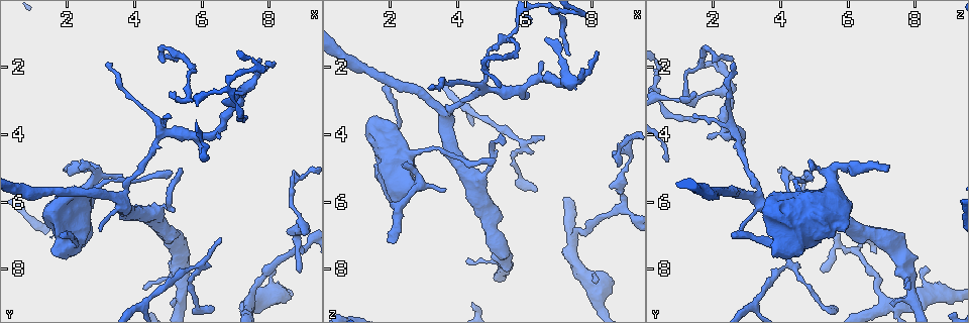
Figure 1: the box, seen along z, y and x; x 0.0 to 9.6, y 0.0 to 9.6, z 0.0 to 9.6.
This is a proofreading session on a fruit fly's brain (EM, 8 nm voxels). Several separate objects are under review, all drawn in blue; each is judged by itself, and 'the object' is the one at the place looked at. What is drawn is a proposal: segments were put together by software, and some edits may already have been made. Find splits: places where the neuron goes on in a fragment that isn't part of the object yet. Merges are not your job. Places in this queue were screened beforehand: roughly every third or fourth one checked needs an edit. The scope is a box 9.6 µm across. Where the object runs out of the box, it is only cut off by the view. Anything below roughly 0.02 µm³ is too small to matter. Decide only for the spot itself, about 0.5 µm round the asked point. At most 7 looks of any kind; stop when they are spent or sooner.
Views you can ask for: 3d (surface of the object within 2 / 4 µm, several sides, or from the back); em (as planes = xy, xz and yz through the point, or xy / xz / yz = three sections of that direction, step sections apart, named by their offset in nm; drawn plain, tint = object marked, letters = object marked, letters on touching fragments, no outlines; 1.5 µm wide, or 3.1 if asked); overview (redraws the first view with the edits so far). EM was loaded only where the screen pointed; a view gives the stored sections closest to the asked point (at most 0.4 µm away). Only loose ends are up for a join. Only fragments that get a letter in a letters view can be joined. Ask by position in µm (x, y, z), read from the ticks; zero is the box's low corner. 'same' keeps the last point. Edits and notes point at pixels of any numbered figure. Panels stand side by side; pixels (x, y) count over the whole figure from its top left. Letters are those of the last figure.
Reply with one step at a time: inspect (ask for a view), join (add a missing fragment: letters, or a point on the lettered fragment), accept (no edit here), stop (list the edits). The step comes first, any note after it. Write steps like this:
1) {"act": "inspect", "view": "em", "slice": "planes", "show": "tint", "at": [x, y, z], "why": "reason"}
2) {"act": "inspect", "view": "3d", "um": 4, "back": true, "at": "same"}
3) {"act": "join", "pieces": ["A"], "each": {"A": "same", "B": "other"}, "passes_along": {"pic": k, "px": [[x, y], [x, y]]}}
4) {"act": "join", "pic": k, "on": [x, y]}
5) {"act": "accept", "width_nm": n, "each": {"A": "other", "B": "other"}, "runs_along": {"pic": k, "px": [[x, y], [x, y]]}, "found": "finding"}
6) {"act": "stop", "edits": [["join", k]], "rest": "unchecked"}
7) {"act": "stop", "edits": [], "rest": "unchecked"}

{"act": "inspect", "view": "3d", "um": 4, "at": [1.95, 5.10, 7.20], "why": "an open end"}

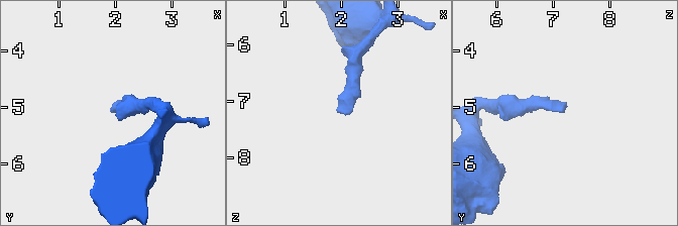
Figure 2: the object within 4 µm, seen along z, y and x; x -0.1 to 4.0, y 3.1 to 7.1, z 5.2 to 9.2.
{"act": "inspect", "view": "em", "slice": "yz", "step": 8, "show": "letters", "at": [1.95, 5.15, 7.20]}

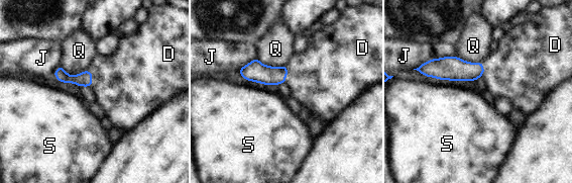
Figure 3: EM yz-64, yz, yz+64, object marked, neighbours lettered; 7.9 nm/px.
{"act": "inspect", "view": "em", "slice": "planes", "show": "letters", "at": "same"}

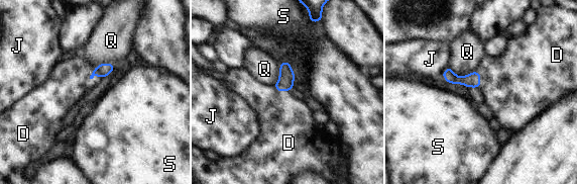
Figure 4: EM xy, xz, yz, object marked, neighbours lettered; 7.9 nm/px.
{"act": "join", "pieces": ["D"], "each": {"D": "same", "J": "other", "Q": "other", "S": "other"}, "found": "it goes on there"}

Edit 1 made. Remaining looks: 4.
{"act": "inspect", "view": "overview", "why": "redraw"}

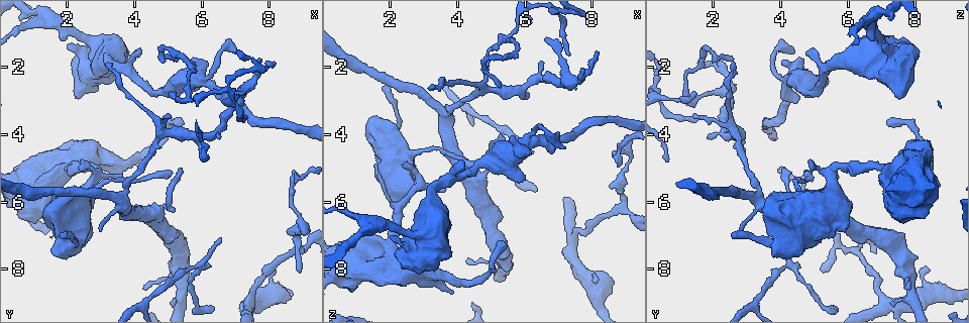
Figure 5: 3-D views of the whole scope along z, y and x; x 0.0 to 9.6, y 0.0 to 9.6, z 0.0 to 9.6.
{"act": "inspect", "view": "em", "slice": "xy", "step": 8, "show": "tint", "at": [3.85, 5.55, 8.70], "why": "branch stops here"}

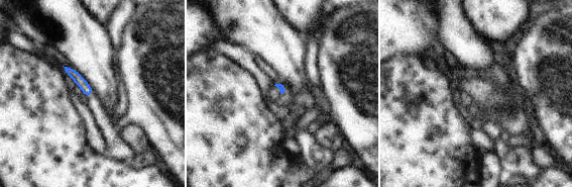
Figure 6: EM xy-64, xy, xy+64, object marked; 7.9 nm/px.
{"act": "inspect", "view": "em", "slice": "yz", "step": 8, "show": "letters", "at": "same", "why": "cut it another way"}

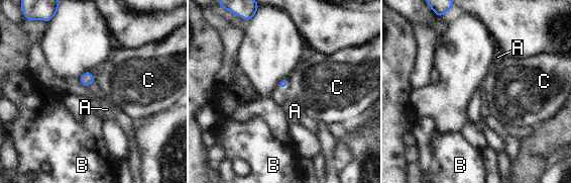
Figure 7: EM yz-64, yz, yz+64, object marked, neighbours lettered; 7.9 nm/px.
{"act": "accept", "each": {"A": "other", "B": "other", "C": "other"}, "border": {"pic": 7, "px": [[288, 82], [286, 87]]}, "found": "no lettered fragment goes on from it"}

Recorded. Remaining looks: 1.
{"act": "stop", "edits": [["join", 4]], "rest": "unchecked"}

